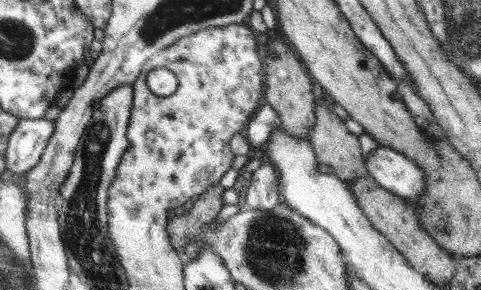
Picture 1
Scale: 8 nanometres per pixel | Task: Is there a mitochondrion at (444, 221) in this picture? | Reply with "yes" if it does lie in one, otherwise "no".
yes

